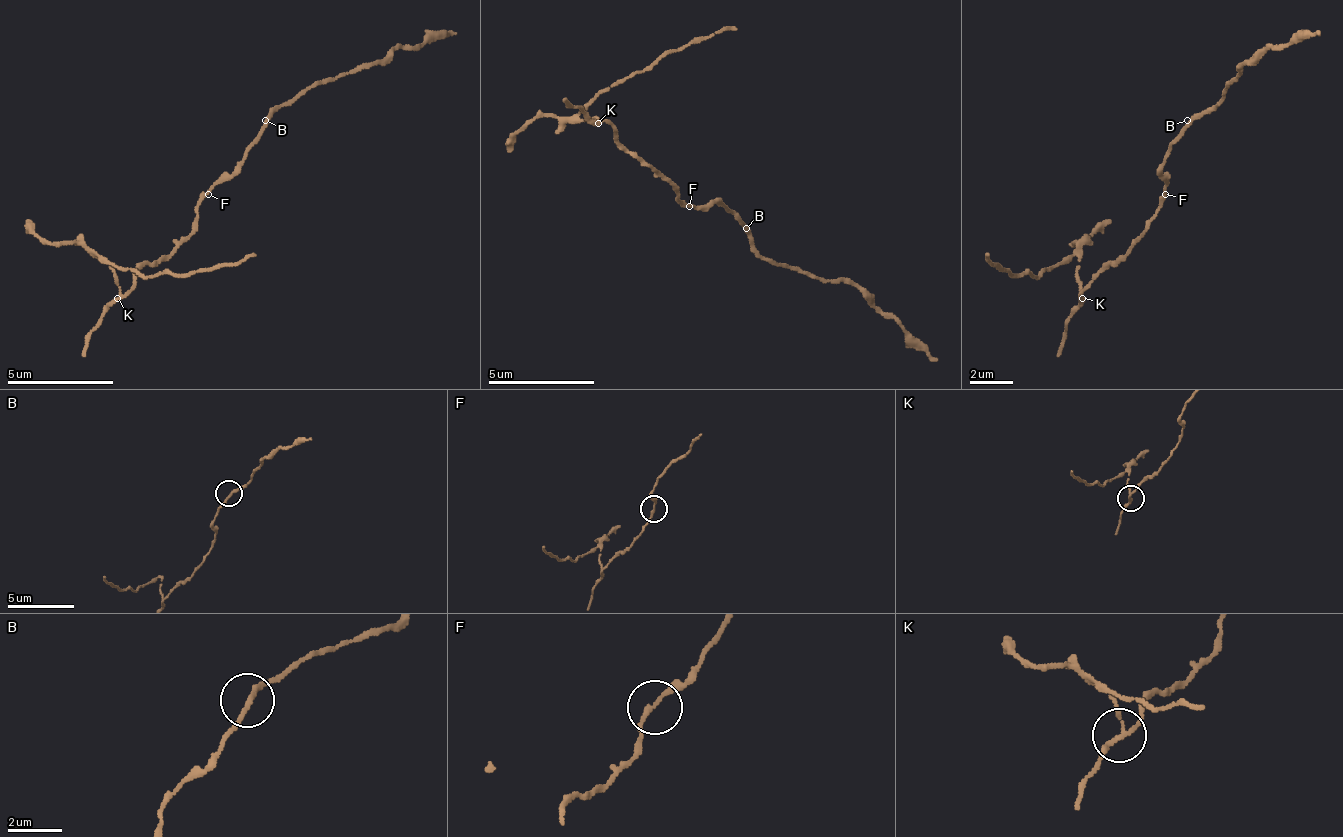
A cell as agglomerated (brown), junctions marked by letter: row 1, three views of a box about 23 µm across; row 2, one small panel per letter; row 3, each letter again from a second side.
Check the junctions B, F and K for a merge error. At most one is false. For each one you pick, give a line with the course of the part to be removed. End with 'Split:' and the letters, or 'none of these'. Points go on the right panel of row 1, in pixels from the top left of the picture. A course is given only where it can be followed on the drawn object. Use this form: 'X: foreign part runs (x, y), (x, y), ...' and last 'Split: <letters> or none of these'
K: foreign part runs (1080, 296), (1080, 275), (1070, 264), (1016, 275), (984, 254)
Split: K

